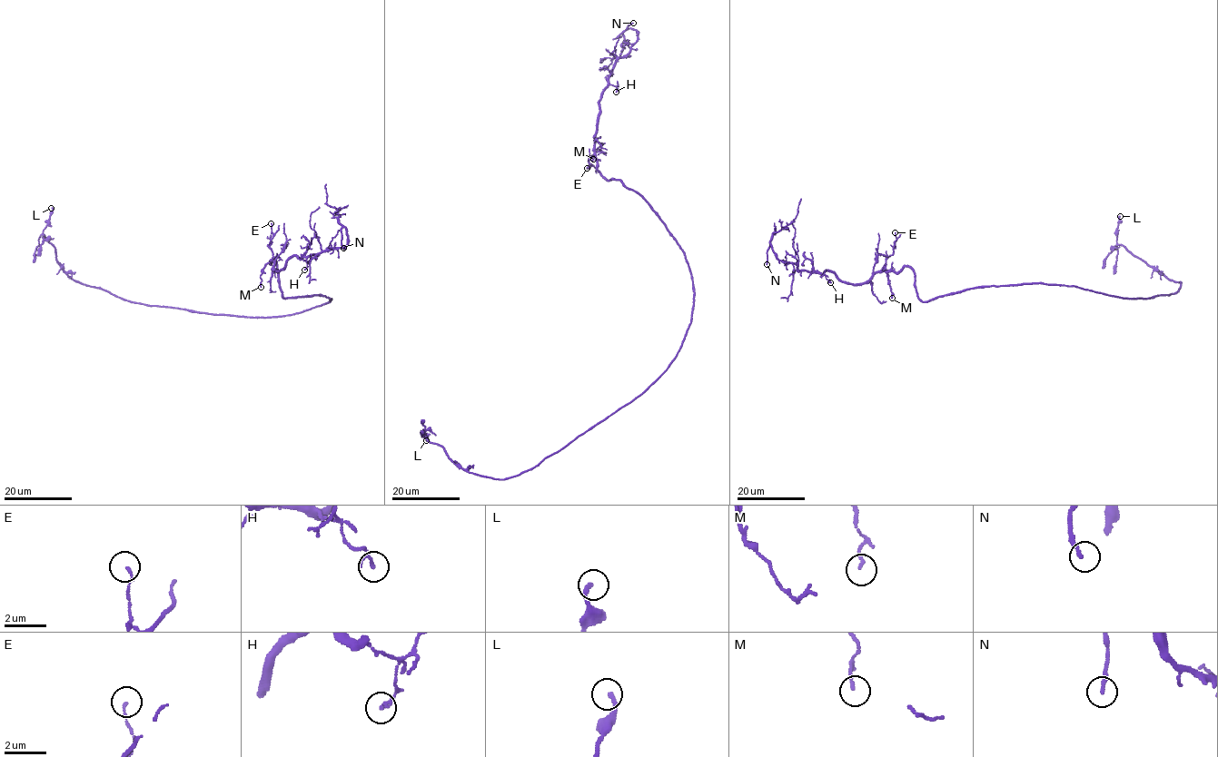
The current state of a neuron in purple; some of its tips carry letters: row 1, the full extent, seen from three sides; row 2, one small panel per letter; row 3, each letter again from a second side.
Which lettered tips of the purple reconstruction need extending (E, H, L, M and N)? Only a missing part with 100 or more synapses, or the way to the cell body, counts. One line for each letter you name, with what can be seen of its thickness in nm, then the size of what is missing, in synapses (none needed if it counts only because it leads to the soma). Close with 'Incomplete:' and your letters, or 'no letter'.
N: 170 nm
Incomplete: N

